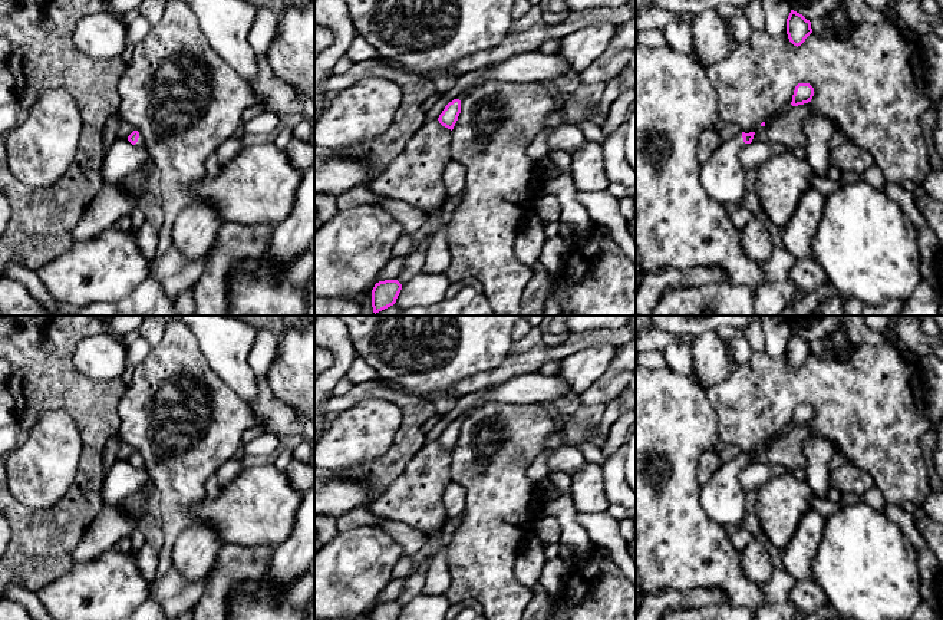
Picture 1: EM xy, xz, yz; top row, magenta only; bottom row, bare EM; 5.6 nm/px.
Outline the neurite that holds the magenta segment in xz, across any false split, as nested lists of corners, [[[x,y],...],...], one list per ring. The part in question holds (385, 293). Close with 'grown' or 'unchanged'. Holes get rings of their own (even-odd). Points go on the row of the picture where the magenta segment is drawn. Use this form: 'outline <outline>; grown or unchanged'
outline [[[385,280],[375,284],[372,290],[372,307],[373,313],[379,313],[396,303],[396,299],[402,290],[402,284],[398,280]]]; unchanged

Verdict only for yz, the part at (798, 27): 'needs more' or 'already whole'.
already whole

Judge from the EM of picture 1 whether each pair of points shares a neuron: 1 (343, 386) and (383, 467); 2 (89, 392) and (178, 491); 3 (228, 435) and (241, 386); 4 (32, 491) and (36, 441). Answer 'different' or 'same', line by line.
1: different
2: different
3: different
4: same

